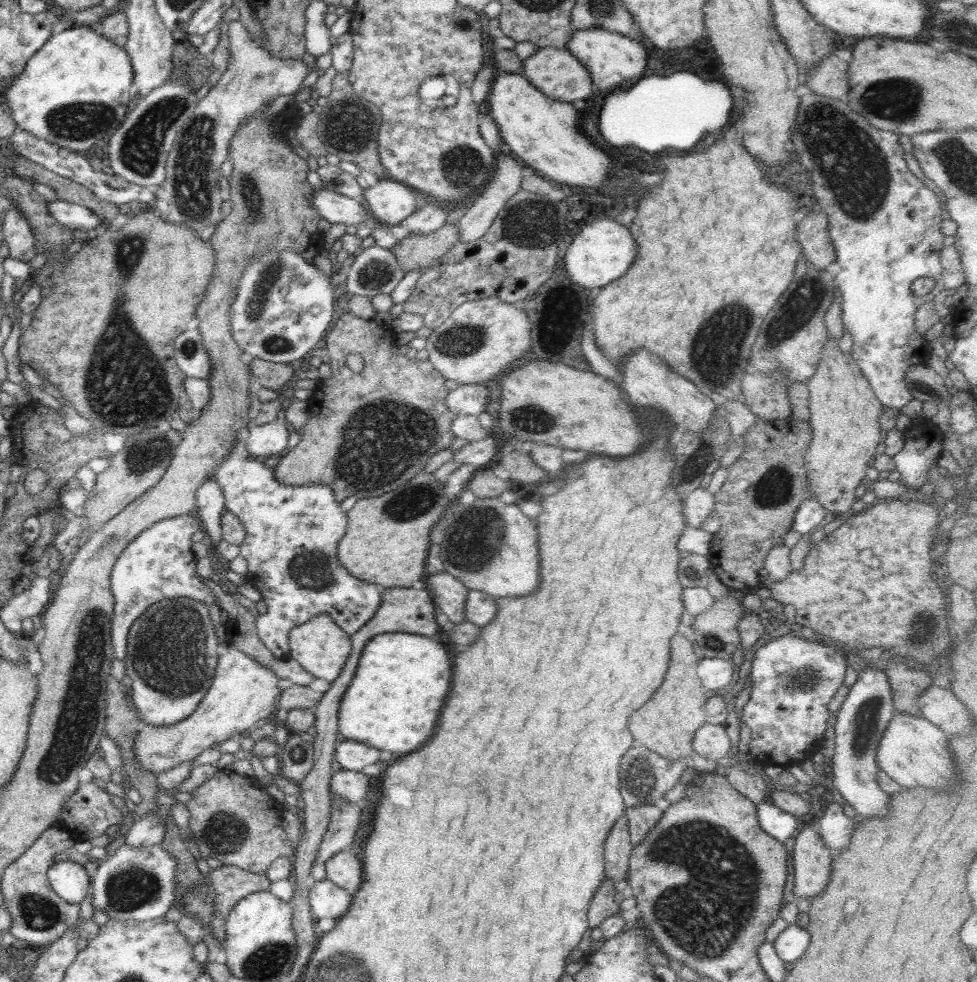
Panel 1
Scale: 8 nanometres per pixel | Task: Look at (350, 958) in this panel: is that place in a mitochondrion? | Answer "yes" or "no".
yes

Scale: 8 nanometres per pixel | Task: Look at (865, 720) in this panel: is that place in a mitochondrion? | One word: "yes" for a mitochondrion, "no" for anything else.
yes

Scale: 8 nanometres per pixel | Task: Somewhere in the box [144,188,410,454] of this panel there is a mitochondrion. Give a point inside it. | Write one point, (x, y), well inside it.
(262, 292)

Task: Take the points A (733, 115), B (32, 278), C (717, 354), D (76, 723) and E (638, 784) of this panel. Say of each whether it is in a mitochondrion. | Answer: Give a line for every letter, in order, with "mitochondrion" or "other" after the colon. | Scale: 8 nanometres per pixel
A: other
B: other
C: mitochondrion
D: mitochondrion
E: mitochondrion

